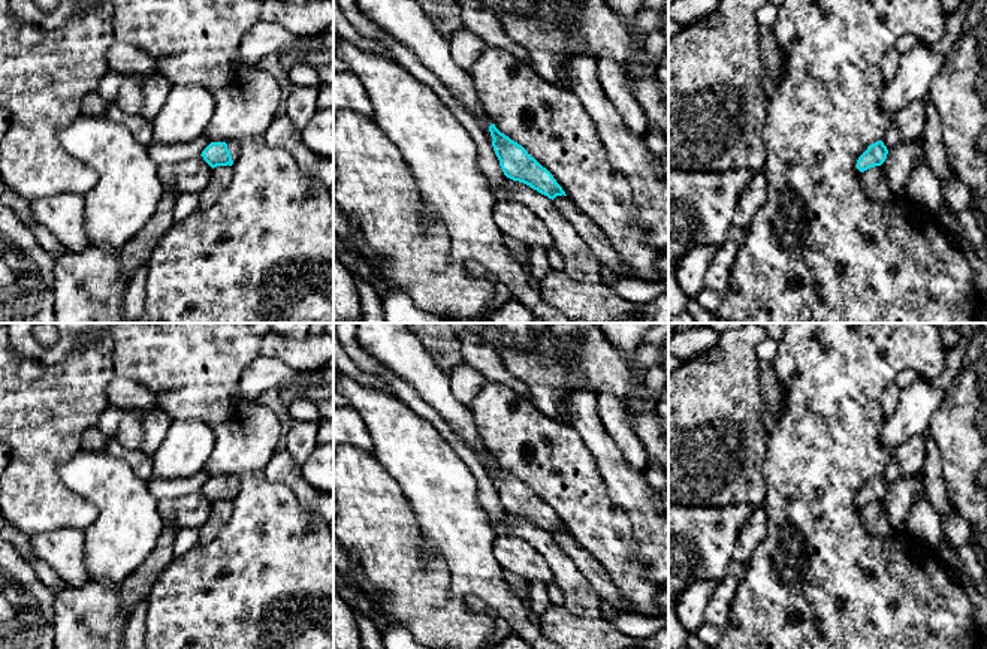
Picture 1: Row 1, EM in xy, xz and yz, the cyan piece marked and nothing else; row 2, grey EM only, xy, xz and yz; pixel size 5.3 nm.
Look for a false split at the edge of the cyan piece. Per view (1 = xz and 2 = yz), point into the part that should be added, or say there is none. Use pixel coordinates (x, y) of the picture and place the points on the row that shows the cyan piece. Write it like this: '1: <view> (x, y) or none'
1: none
2: none

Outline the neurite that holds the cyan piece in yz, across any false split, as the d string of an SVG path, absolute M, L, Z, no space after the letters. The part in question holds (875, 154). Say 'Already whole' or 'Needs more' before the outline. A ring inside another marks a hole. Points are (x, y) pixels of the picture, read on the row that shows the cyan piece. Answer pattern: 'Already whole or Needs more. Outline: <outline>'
Already whole. Outline: M878 141L867 147L867 150L858 157L857 169L864 172L870 167L881 166L887 159L888 150L882 141Z

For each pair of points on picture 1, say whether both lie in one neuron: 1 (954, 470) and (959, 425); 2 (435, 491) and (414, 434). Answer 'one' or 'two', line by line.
1: one
2: one

